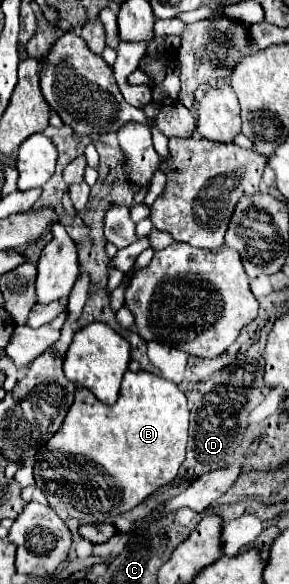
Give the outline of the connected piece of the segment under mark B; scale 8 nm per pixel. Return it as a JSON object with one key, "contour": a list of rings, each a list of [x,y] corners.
{"contour":[[[139,370],[139,372],[129,372],[123,376],[123,382],[121,382],[121,392],[119,392],[119,400],[113,404],[113,406],[107,406],[103,402],[99,402],[91,392],[83,390],[83,388],[77,388],[75,392],[75,402],[71,404],[61,428],[57,430],[57,434],[53,434],[53,438],[47,442],[45,450],[37,452],[35,454],[35,484],[37,488],[43,490],[43,494],[47,496],[51,508],[67,518],[77,518],[85,524],[101,524],[101,522],[109,522],[111,518],[123,514],[123,512],[129,512],[133,510],[137,504],[141,504],[147,496],[151,496],[157,488],[173,482],[173,478],[177,476],[179,472],[179,466],[183,464],[185,460],[185,446],[187,446],[187,430],[189,430],[189,406],[187,406],[187,398],[185,394],[177,388],[177,384],[169,382],[169,380],[163,380],[161,376],[153,374],[153,372],[145,372],[145,370]]]}

